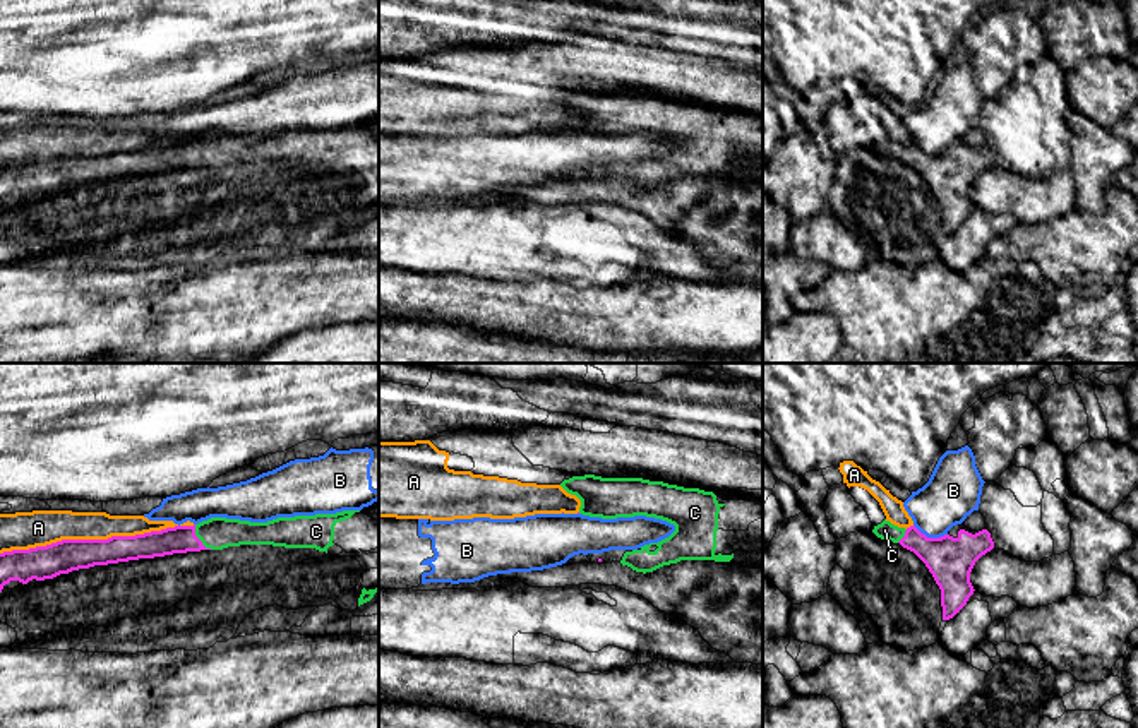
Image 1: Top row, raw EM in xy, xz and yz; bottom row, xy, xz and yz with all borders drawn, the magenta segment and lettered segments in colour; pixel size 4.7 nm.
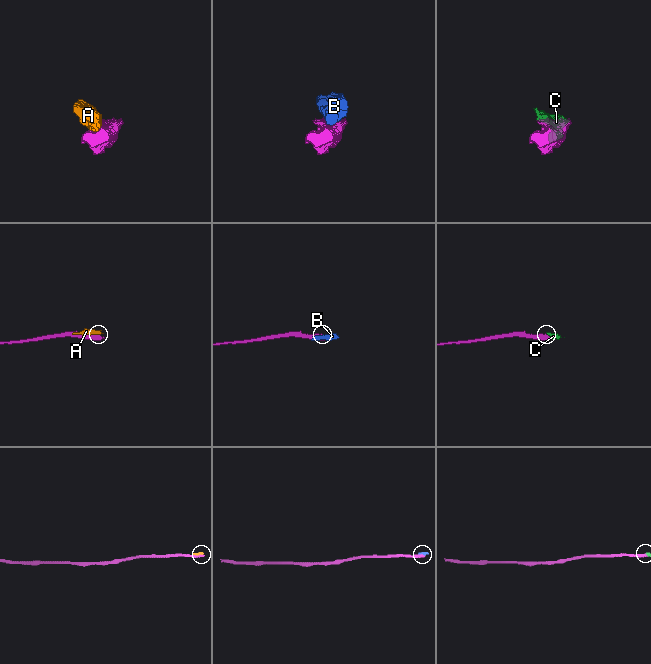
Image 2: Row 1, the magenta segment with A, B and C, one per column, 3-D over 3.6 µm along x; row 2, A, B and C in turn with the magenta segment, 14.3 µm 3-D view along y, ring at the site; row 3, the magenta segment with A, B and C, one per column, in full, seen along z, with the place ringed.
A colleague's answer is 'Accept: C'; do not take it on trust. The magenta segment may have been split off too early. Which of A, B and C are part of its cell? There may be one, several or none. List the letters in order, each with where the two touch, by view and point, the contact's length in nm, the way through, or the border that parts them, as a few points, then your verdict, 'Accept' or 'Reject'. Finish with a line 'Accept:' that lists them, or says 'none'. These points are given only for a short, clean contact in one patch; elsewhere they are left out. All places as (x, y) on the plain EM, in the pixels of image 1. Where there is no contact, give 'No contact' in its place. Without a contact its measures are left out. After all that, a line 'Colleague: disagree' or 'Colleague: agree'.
A: Touches magenta at xy (88, 156). Shared border 850 nm. Reject
B: Touches magenta at yz (931, 155). Shared border 170 nm. Reject
C: Touches magenta at xy (197, 155). Shared border 150 nm. Accept
Accept: C
Colleague: agree

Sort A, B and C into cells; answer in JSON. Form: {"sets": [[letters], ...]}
{"sets": [["A"], ["B"], ["C"]]}

